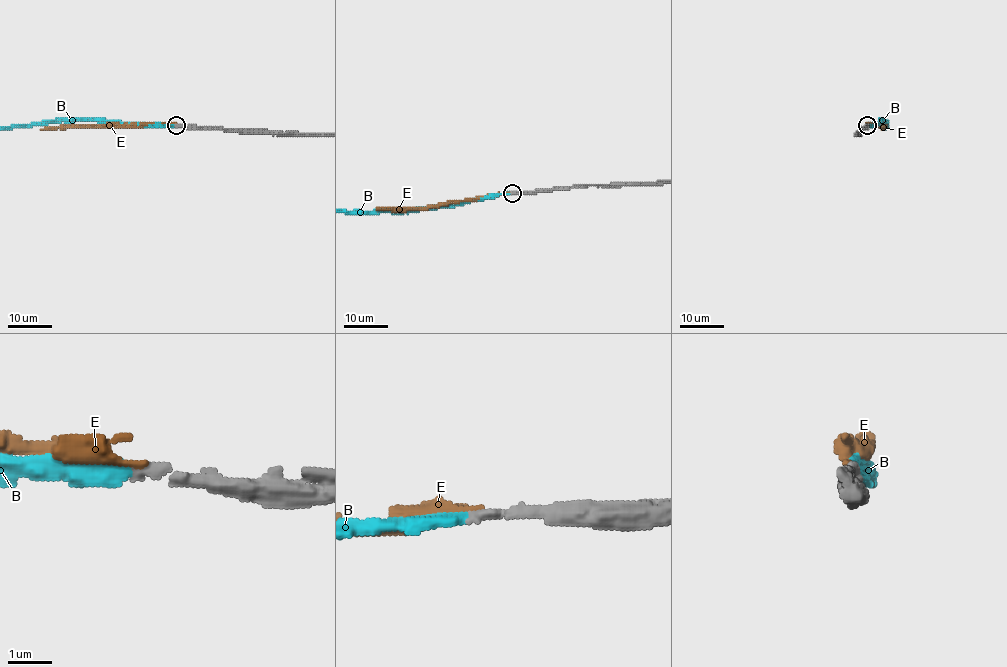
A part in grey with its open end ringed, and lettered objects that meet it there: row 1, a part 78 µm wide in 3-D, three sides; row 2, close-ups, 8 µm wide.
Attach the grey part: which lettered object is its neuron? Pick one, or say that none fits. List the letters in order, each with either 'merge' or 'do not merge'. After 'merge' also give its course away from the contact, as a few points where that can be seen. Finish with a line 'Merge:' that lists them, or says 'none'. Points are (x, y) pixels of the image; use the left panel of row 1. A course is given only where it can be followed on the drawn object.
B: merge
E: do not merge
Merge: B

